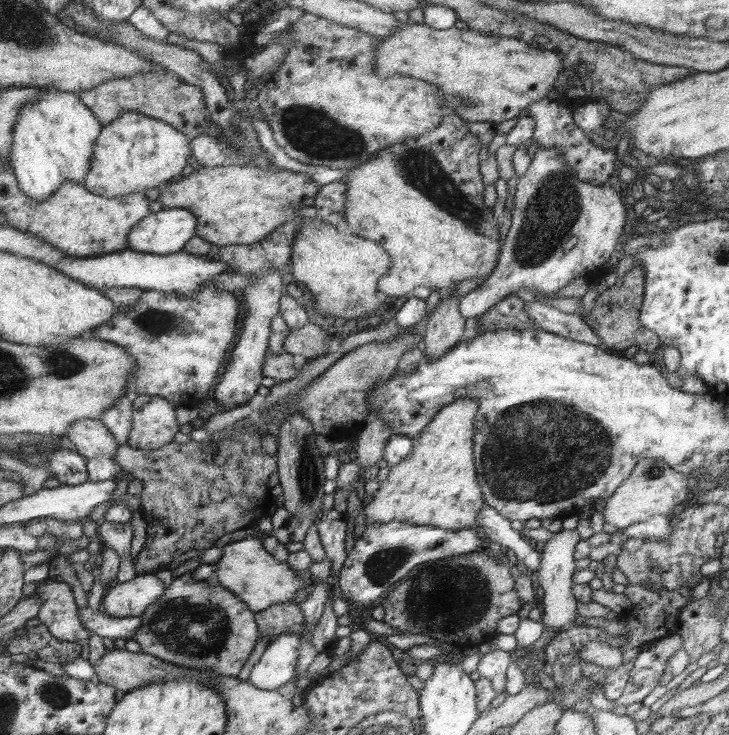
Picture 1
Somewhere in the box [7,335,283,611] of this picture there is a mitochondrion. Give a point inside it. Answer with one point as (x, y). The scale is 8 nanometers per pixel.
(60, 363)

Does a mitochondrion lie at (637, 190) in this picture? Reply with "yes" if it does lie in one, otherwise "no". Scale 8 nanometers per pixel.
yes

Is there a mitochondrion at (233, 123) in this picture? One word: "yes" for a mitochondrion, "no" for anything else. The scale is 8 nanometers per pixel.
yes

